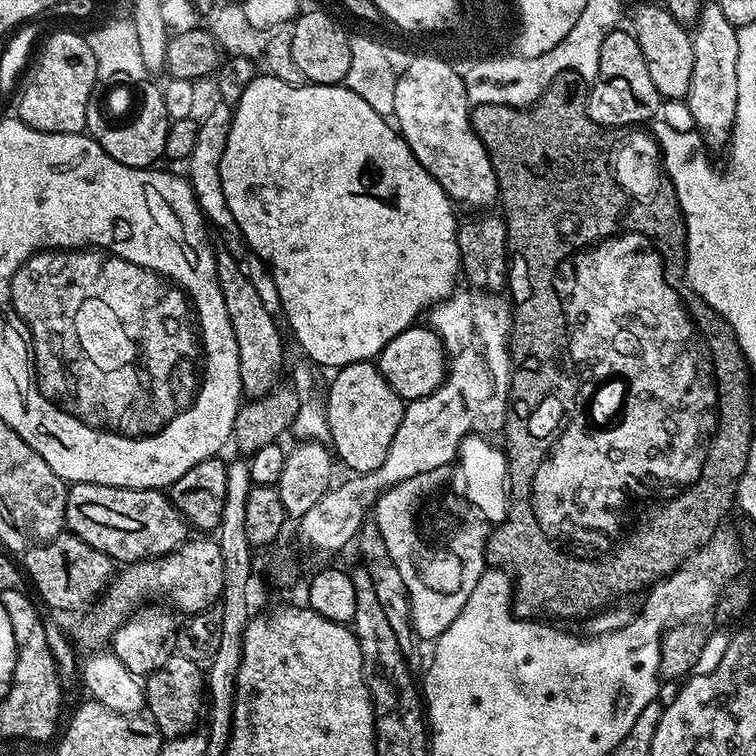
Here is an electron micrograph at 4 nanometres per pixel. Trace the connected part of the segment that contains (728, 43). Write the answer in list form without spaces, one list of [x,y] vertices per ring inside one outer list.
[[[705,3],[701,10],[700,20],[695,24],[695,31],[691,33],[694,64],[692,82],[689,85],[686,103],[695,131],[699,132],[705,145],[709,149],[727,145],[734,124],[734,114],[738,110],[738,38],[736,37],[737,25],[731,24],[722,14],[719,3]]]

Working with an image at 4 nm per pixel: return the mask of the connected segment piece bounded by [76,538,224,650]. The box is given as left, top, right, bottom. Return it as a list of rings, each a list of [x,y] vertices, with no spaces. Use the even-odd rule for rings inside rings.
[[[215,538],[200,539],[204,540],[185,540],[179,550],[167,556],[157,556],[155,560],[137,560],[135,564],[127,565],[123,569],[124,573],[121,576],[119,573],[104,589],[103,596],[81,615],[85,616],[76,628],[81,646],[92,648],[88,650],[103,649],[111,641],[118,626],[122,626],[145,602],[167,602],[173,609],[181,608],[184,614],[213,607],[221,599],[224,590],[222,550]]]

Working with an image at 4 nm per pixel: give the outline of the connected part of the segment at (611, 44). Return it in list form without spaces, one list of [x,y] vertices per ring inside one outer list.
[[[628,30],[607,34],[606,42],[602,42],[600,74],[588,94],[588,117],[603,128],[644,126],[659,117],[661,103],[635,35]]]

